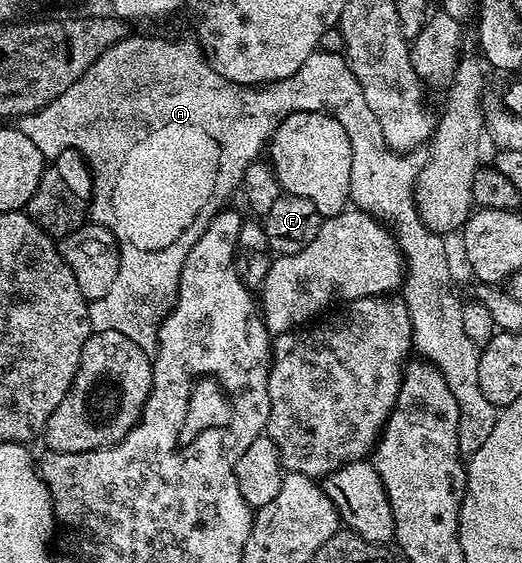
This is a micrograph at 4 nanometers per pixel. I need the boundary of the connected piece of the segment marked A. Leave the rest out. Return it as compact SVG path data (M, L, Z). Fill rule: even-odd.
M128 34L124 40L109 46L109 50L101 53L97 58L97 62L93 62L93 66L89 66L89 70L85 70L85 74L81 74L81 78L77 78L77 82L73 82L73 86L69 86L69 90L65 90L65 94L53 98L53 102L49 102L44 108L37 110L31 116L18 117L17 126L23 131L25 138L31 139L33 146L37 146L37 150L41 150L44 158L51 158L51 156L57 155L59 148L76 148L87 159L87 164L91 167L91 176L95 179L95 185L92 186L91 192L89 191L90 219L94 223L109 229L116 240L119 241L117 278L113 278L113 286L109 290L109 294L105 294L105 298L97 298L90 301L87 309L89 322L94 331L117 330L117 334L125 334L125 338L137 342L137 346L141 346L143 352L151 354L159 347L159 327L163 325L163 319L175 307L175 299L179 296L181 266L185 266L185 258L189 258L189 250L193 250L193 242L197 242L197 238L201 238L201 234L205 234L205 226L209 226L209 222L219 212L223 211L225 205L230 201L227 199L230 198L231 191L234 188L236 191L242 185L244 170L252 162L260 159L262 152L259 151L262 148L264 151L268 147L271 137L275 134L275 129L279 127L279 121L285 116L290 116L292 112L321 112L326 110L335 117L337 122L341 122L341 126L345 126L345 134L351 132L349 146L355 144L355 196L350 199L350 203L363 212L367 212L370 216L374 216L376 220L383 221L391 235L399 243L399 251L402 252L406 264L405 279L401 285L401 299L407 304L409 318L412 319L411 343L414 351L422 359L432 364L437 370L441 370L446 385L449 386L449 390L453 390L453 398L457 398L457 410L459 411L459 425L457 426L459 455L469 458L477 450L481 450L481 446L485 446L485 441L489 439L489 433L491 433L495 425L497 409L491 405L489 398L485 398L485 394L481 394L481 382L477 382L477 362L479 361L480 349L477 344L475 348L470 334L467 333L467 324L463 321L463 308L459 305L459 300L455 297L454 290L451 289L451 264L447 261L447 244L443 241L446 239L440 233L429 230L425 226L425 222L421 222L419 211L415 209L415 183L419 177L420 161L418 159L415 161L414 155L396 152L383 141L382 130L378 126L378 120L374 117L373 111L369 110L369 106L364 102L361 86L358 85L357 78L354 77L353 73L347 76L350 66L347 65L346 68L343 68L343 65L347 63L346 60L339 64L342 58L344 57L337 52L316 50L309 58L305 58L303 71L295 76L278 80L277 83L266 86L248 86L245 84L234 84L225 78L221 78L221 74L217 74L217 70L213 70L213 66L209 66L209 62L203 57L203 52L194 39L162 40L159 36Z

